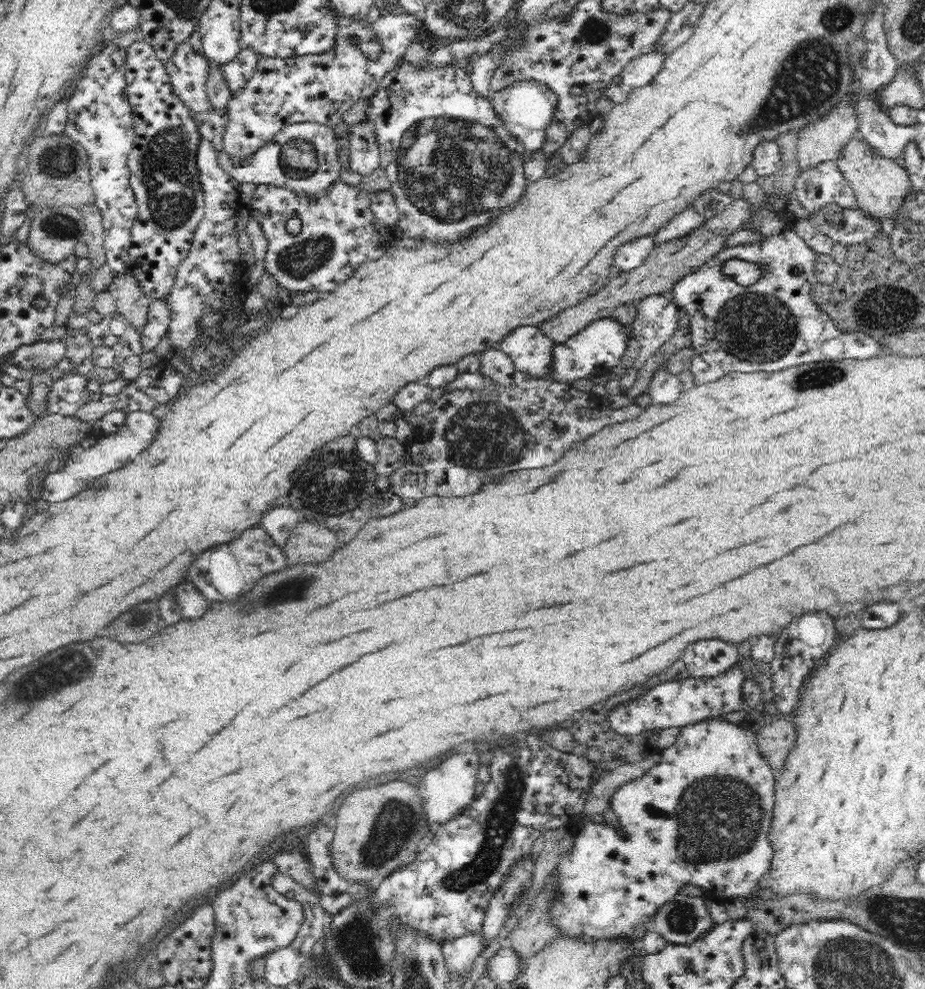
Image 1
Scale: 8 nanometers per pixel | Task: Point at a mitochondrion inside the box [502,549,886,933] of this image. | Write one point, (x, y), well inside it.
(719, 817)

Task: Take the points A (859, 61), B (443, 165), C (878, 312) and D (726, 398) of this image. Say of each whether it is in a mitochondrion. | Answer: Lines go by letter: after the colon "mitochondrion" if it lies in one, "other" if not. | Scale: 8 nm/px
A: mitochondrion
B: mitochondrion
C: mitochondrion
D: other

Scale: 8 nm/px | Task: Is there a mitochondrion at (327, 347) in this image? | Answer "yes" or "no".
no

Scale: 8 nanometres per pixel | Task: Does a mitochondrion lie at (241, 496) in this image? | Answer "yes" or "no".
no

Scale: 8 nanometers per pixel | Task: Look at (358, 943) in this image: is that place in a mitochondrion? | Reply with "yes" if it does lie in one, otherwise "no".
yes

